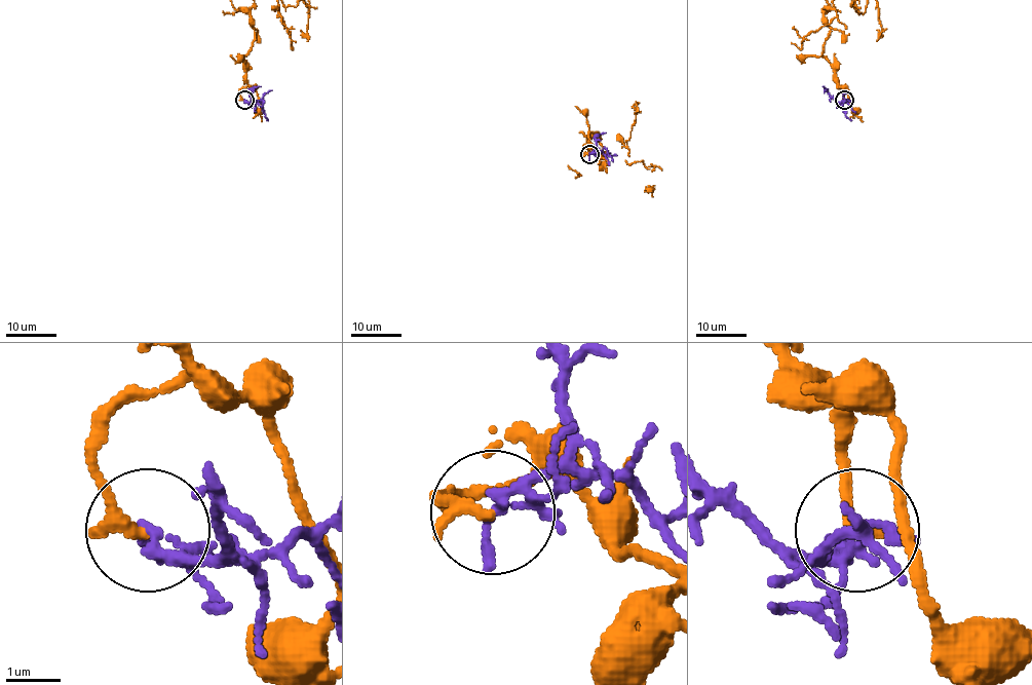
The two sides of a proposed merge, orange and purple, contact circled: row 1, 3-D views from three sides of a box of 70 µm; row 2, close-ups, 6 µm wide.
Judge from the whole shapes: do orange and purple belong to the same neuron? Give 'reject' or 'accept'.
reject

